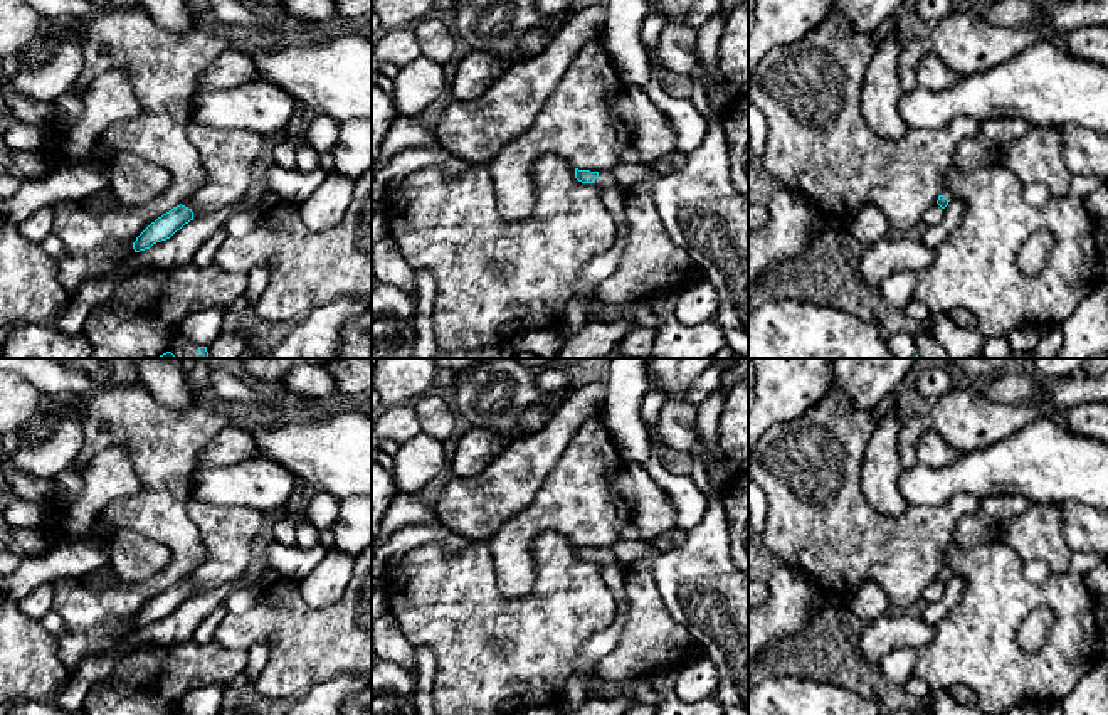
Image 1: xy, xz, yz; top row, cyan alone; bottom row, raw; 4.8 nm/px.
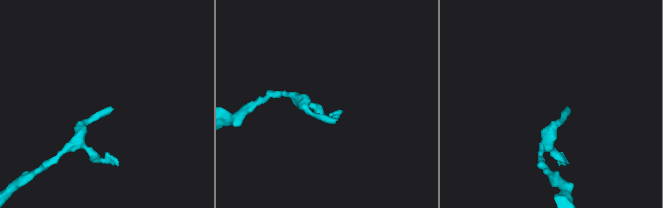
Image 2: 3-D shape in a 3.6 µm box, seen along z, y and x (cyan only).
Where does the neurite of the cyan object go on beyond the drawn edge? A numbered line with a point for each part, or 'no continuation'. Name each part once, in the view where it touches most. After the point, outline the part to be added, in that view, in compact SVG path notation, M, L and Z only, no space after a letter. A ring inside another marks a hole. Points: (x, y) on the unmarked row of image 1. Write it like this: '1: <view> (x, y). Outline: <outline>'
1: xz (606, 556). Outline: M600 548L594 562L597 564L620 564L610 548Z

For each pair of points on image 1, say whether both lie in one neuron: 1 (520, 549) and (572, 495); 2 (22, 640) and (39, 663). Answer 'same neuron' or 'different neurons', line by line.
1: same neuron
2: same neuron

